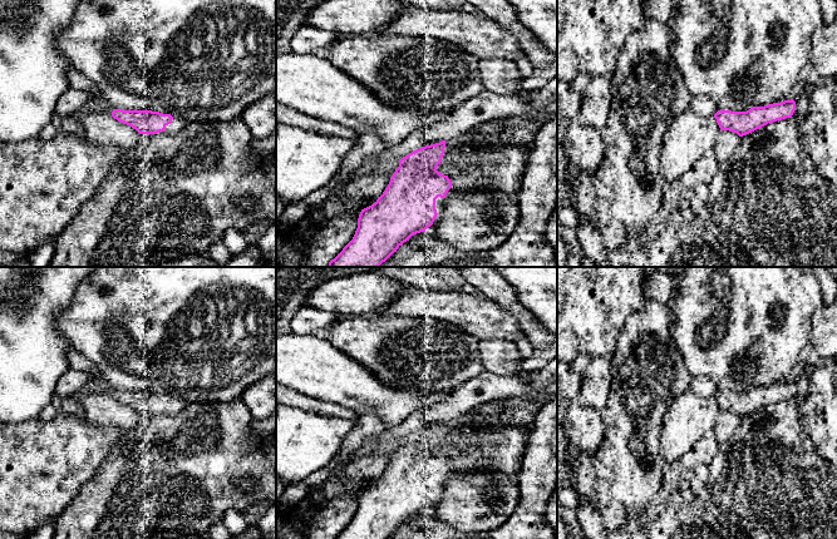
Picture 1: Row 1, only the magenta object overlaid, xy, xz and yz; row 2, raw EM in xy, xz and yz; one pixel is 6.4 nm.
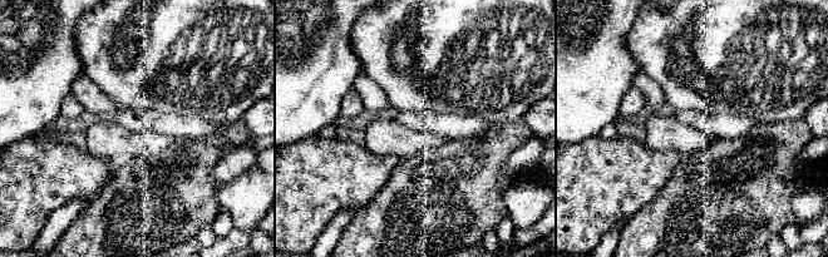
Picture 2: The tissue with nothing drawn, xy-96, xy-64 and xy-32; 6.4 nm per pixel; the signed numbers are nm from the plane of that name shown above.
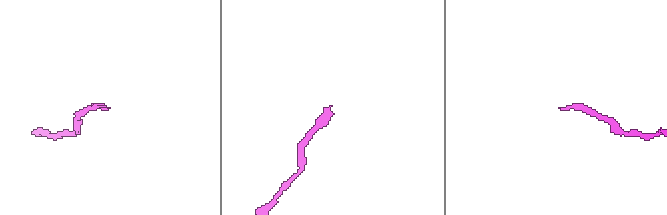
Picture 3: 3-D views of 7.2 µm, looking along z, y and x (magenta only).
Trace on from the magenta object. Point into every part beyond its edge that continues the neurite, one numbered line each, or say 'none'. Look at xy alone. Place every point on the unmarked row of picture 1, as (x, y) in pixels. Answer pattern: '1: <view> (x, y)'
1: xy (177, 404)

